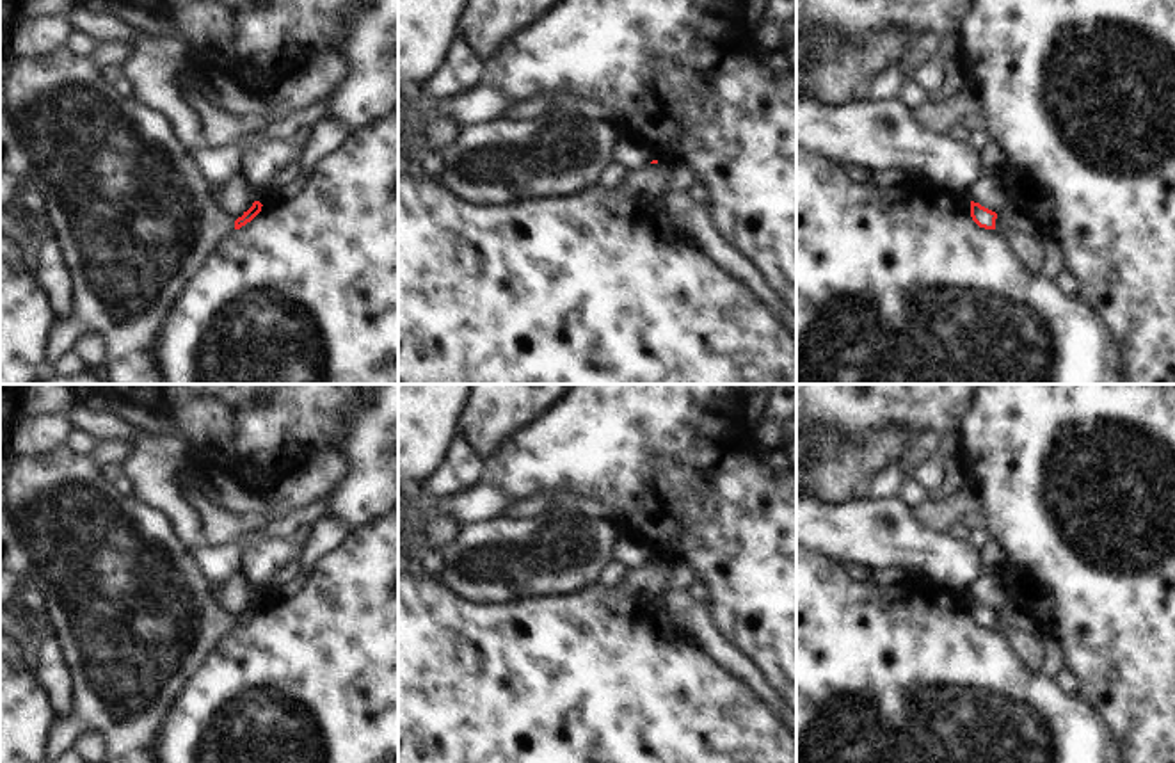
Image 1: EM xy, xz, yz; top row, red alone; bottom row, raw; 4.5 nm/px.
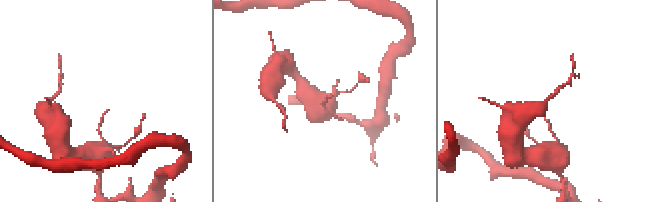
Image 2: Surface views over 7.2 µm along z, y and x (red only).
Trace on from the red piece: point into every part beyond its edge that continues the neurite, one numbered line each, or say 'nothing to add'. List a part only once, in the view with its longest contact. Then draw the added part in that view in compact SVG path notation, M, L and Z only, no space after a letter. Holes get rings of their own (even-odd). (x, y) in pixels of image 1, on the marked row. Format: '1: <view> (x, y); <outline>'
nothing to add

